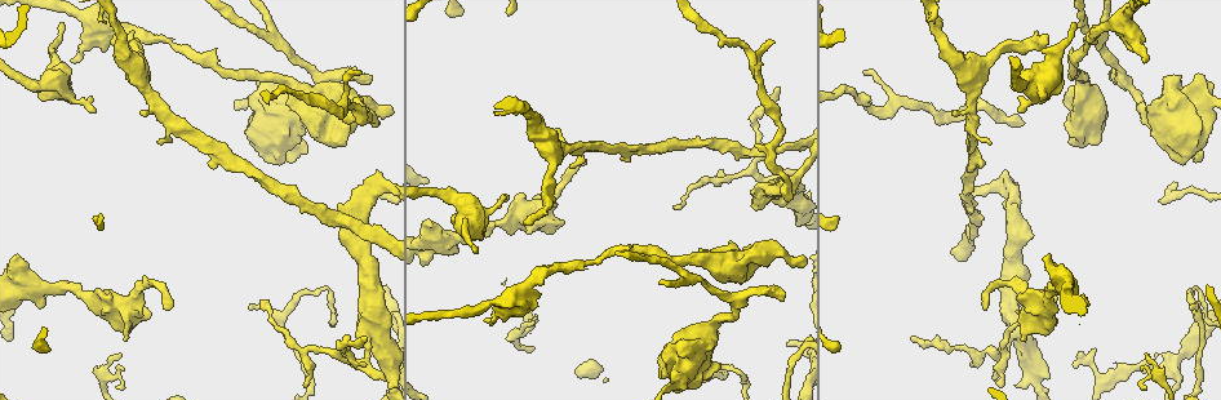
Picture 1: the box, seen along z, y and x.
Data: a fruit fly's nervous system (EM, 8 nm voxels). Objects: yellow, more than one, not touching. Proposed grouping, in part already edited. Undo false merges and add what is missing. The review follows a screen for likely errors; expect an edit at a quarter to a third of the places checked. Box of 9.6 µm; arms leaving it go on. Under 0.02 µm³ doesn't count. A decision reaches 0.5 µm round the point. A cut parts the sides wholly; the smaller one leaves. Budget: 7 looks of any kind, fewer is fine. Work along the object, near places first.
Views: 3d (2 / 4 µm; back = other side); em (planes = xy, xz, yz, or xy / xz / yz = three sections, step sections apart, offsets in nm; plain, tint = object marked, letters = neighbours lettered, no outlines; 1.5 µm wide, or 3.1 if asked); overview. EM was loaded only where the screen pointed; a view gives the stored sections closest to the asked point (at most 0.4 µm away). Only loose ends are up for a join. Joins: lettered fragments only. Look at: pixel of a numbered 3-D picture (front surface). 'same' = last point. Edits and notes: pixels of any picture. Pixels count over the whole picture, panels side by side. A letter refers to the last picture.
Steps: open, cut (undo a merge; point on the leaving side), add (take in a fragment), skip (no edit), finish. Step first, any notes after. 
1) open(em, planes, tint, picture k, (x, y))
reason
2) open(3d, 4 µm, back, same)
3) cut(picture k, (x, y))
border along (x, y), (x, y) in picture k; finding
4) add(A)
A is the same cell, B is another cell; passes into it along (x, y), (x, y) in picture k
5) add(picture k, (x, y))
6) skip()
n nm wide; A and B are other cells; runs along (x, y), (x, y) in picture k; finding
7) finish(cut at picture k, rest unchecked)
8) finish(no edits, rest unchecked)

open(3d, 2 µm, picture 1, (523, 223))
free end

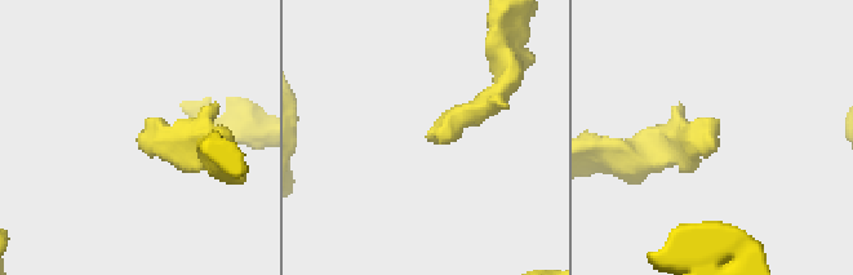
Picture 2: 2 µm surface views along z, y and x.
open(em, xz, step 8, tint, picture 2, (428, 138))
shape alone is not enough

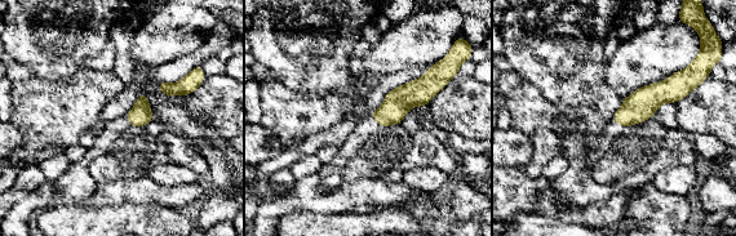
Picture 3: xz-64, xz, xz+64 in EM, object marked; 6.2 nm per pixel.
open(em, planes, letters, same)
another direction

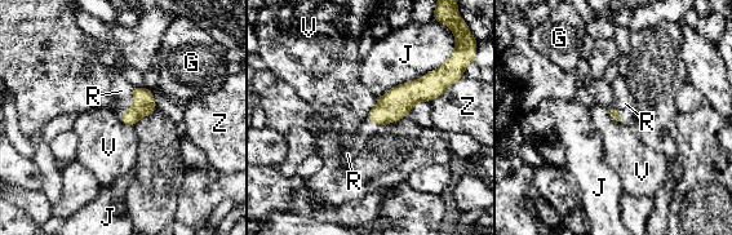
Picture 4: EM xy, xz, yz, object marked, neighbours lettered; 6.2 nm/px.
add(R)
J touches over 440 nm; R is the same cell, G, J, V and Z are other cells; passes into it along (143, 103), (133, 103), (122, 91) in picture 4; it goes on there

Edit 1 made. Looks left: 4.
open(3d, 2 µm, picture 1, (151, 97))
calibre changes

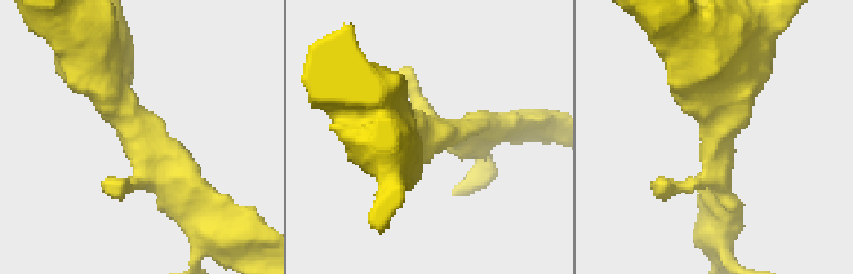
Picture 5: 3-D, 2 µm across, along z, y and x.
open(em, planes, plain, picture 5, (719, 139))

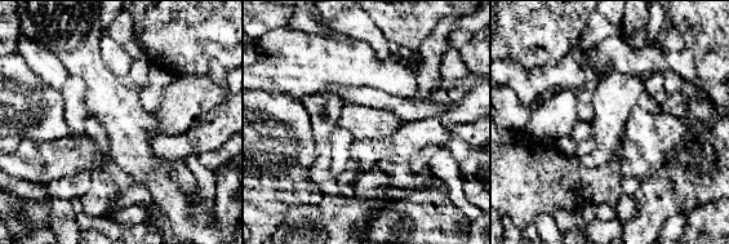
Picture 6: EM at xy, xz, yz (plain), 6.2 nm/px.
open(em, planes, letters, same)
what lies round it

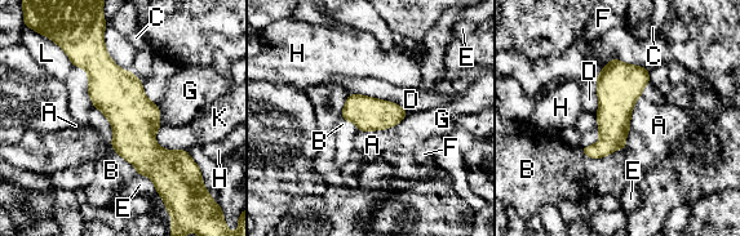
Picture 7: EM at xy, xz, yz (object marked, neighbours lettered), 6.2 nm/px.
skip()
A, B, C, D, E, F, G, H, K and L are other cells; runs along (96, 30), (96, 61), (153, 173) in picture 7; one neuron here

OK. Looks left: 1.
finish(add at picture 4, rest unchecked)

